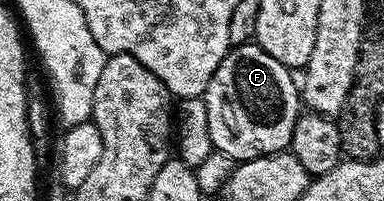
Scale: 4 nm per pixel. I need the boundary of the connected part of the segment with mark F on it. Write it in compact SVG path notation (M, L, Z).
M255 41L231 47L202 96L213 147L237 163L287 151L292 145L294 124L302 113L302 94L297 79L295 82L292 78L293 71L278 64Z

